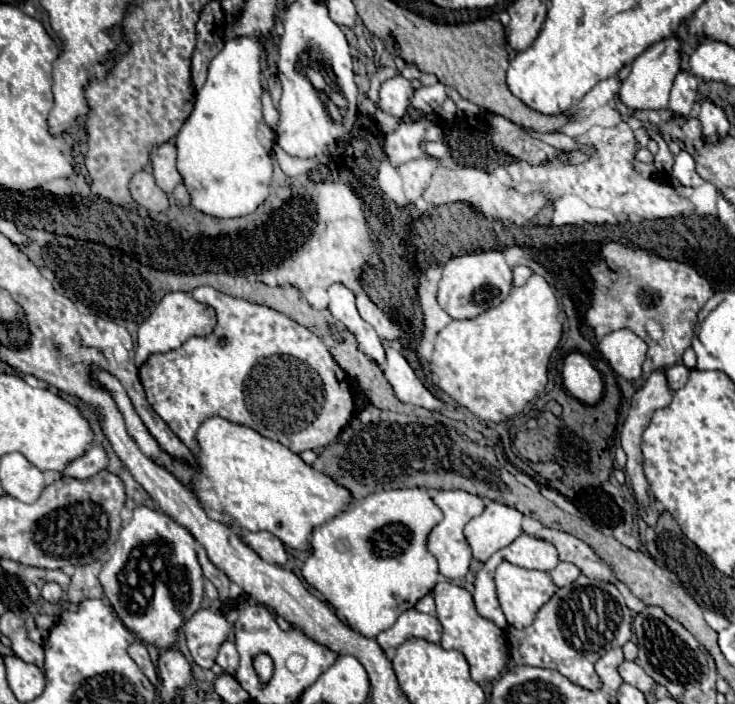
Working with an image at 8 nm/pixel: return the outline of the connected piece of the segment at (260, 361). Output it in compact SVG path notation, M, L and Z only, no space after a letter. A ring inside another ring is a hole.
M205 286L205 288L195 288L195 290L191 292L191 296L193 296L197 302L209 304L209 306L213 306L213 308L217 310L217 324L215 324L213 332L207 334L207 336L191 336L179 350L171 350L171 352L167 352L167 354L153 354L153 356L139 368L139 376L141 376L143 388L145 388L145 392L147 392L149 404L151 404L153 410L167 422L167 426L181 438L181 442L183 442L191 452L195 452L195 454L199 452L197 430L199 430L199 426L201 426L205 420L209 420L209 418L213 418L213 416L221 416L221 418L225 418L225 420L229 420L229 422L233 422L233 424L241 424L241 426L253 428L253 430L257 430L259 434L263 434L265 438L271 438L271 440L281 442L283 446L287 446L287 448L293 450L295 454L301 454L303 450L323 448L323 446L327 446L329 442L333 442L333 440L339 436L339 432L341 432L341 430L347 426L347 422L351 420L351 414L353 414L353 396L351 396L351 388L349 388L349 376L347 376L345 370L333 360L333 356L329 354L327 346L321 342L319 336L315 336L309 328L297 324L295 320L287 318L287 316L281 314L281 312L275 312L275 310L271 310L271 308L267 308L267 306L259 306L259 304L253 304L253 302L247 302L247 300L239 300L239 298L227 296L227 294L223 294L223 292L215 290L215 288L209 288L209 286ZM221 336L227 338L227 344L225 344L225 346L219 346L219 344L217 344L217 340L219 340ZM251 386L253 386L253 412L251 412L251 408L249 408L249 404L247 404L247 402L249 402L247 390L251 390Z

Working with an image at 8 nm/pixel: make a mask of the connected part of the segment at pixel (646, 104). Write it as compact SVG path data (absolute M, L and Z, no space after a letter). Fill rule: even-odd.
M665 38L665 40L649 46L643 54L639 54L633 60L631 74L623 80L623 86L619 90L619 100L631 112L667 108L669 90L673 86L673 80L675 80L677 72L679 72L679 40L677 38Z

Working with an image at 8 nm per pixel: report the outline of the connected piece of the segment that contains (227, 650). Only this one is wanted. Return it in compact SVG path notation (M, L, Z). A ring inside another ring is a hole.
M225 640L219 648L219 654L217 654L217 660L215 660L223 670L225 674L233 674L237 664L239 664L239 656L237 656L237 648L231 640Z

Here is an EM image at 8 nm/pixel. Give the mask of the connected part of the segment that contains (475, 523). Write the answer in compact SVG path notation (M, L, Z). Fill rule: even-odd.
M487 500L483 514L465 526L465 538L473 550L473 558L485 562L499 548L509 546L521 530L523 514L507 504Z

